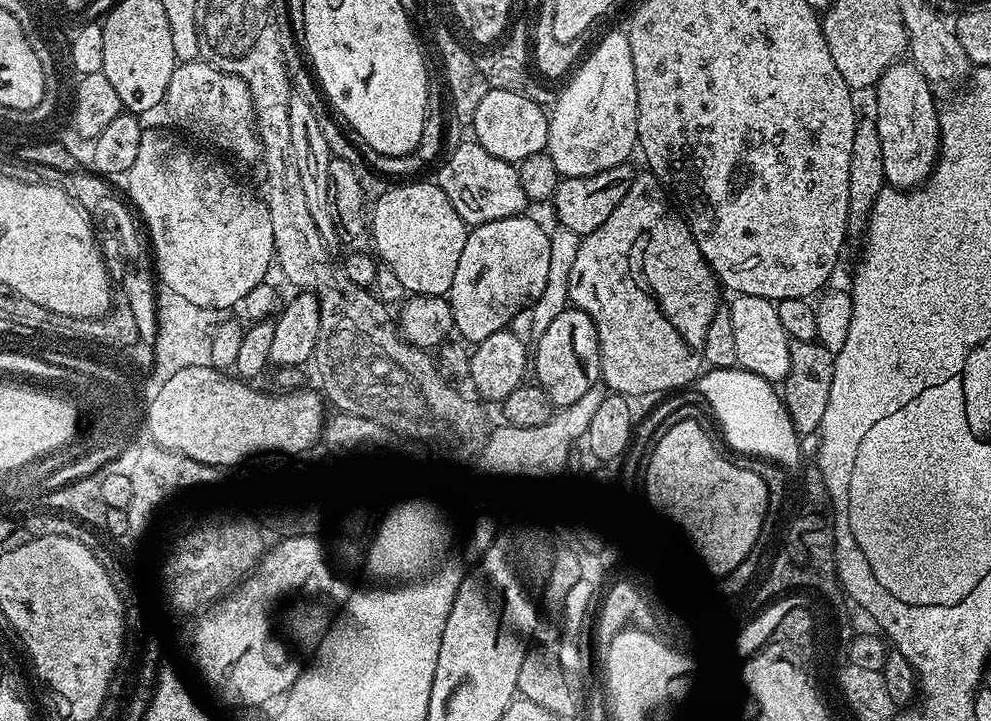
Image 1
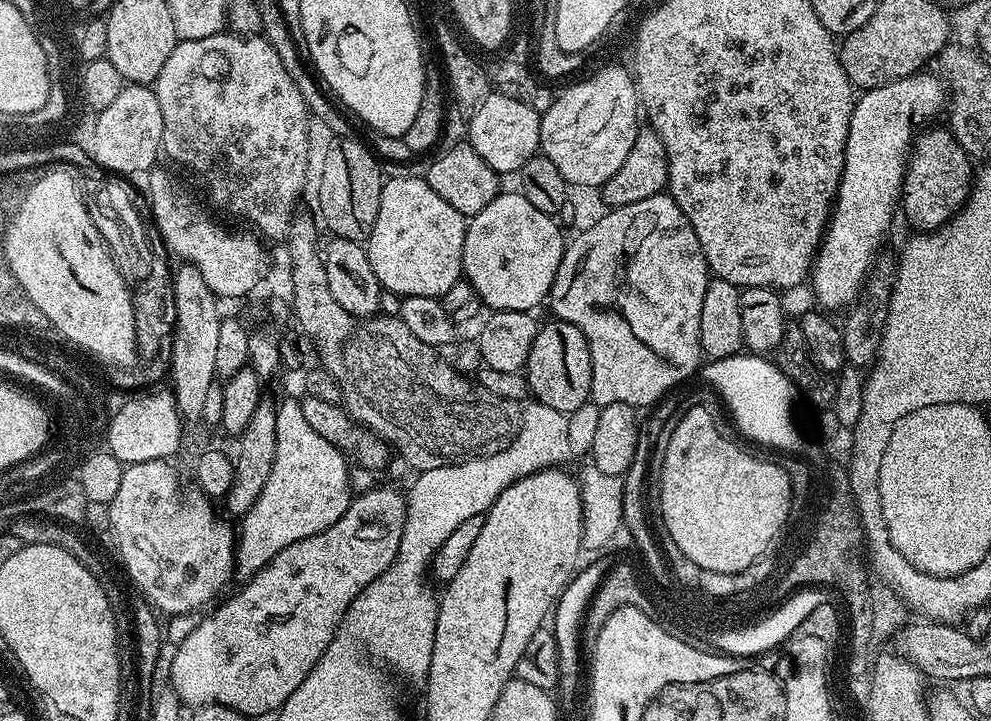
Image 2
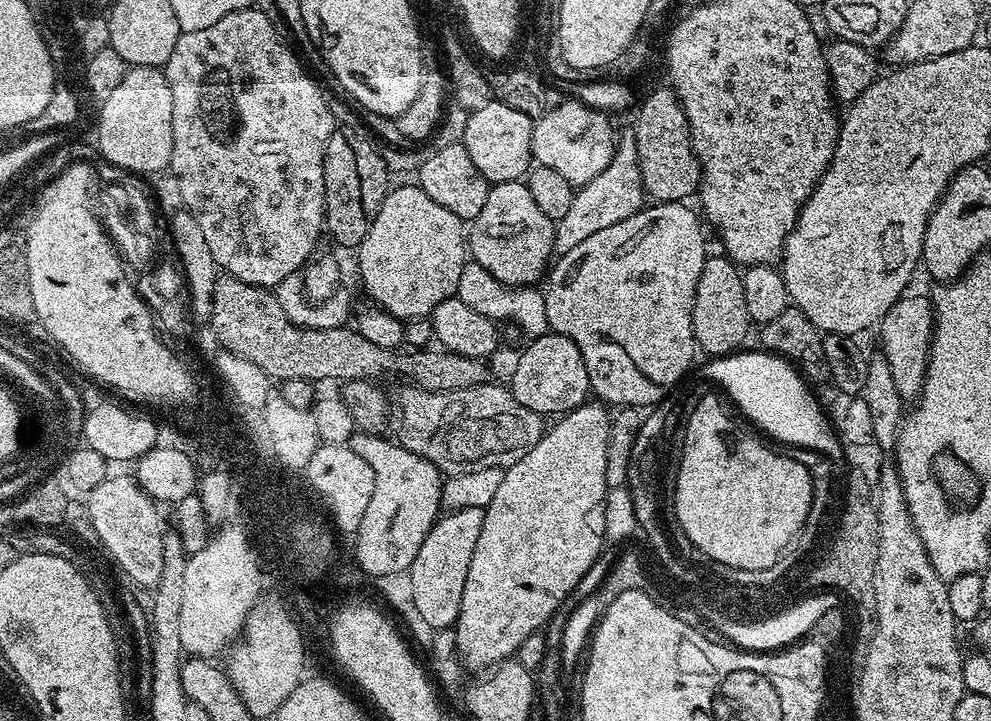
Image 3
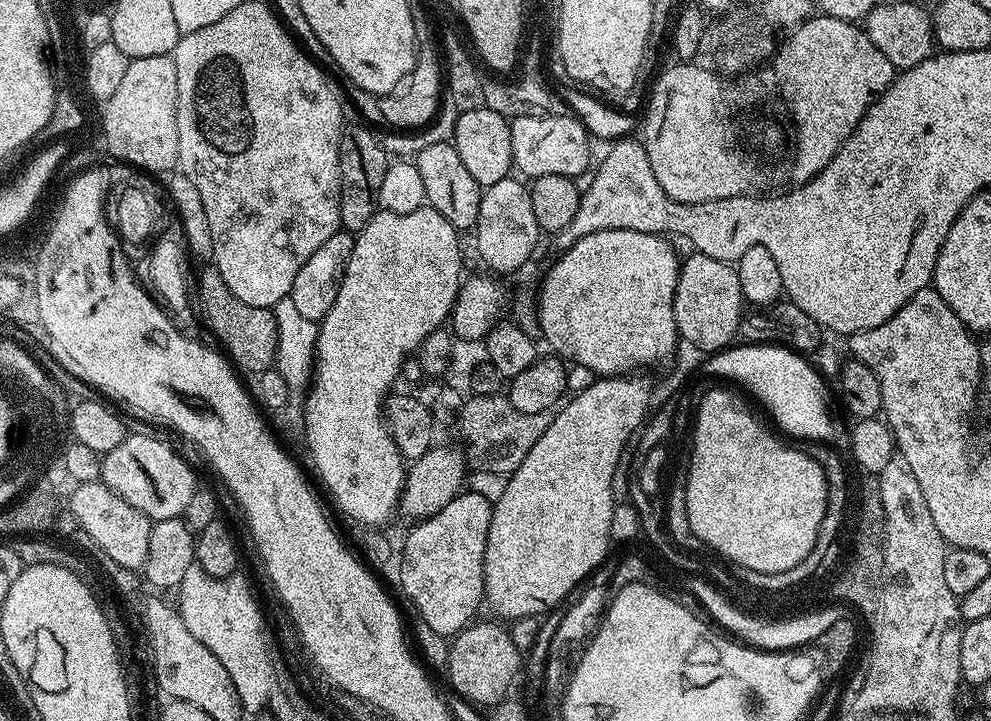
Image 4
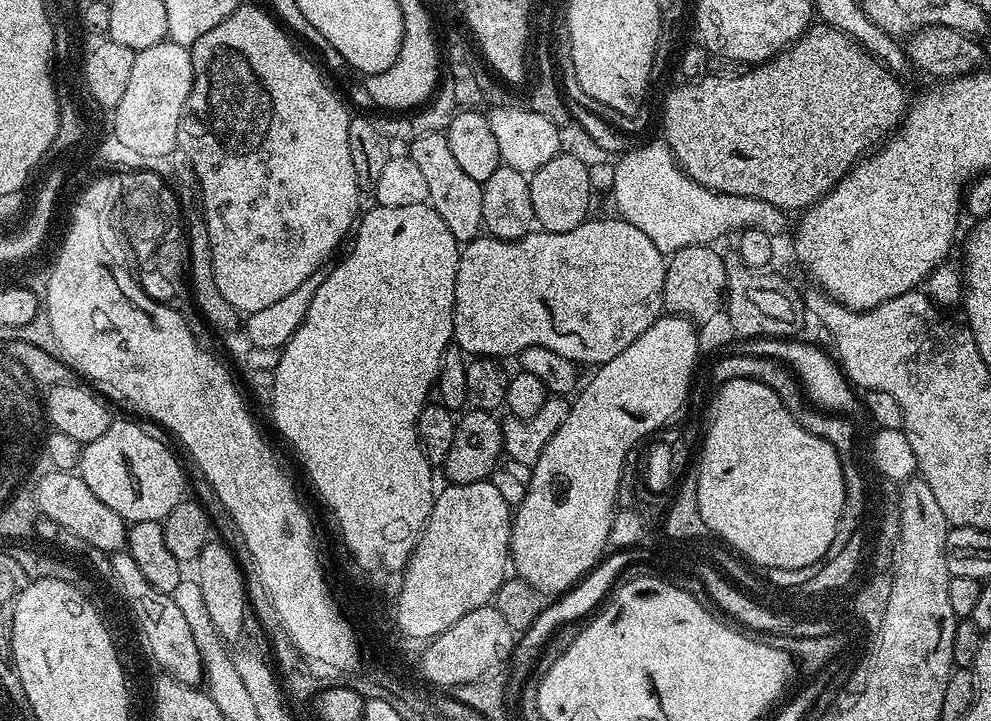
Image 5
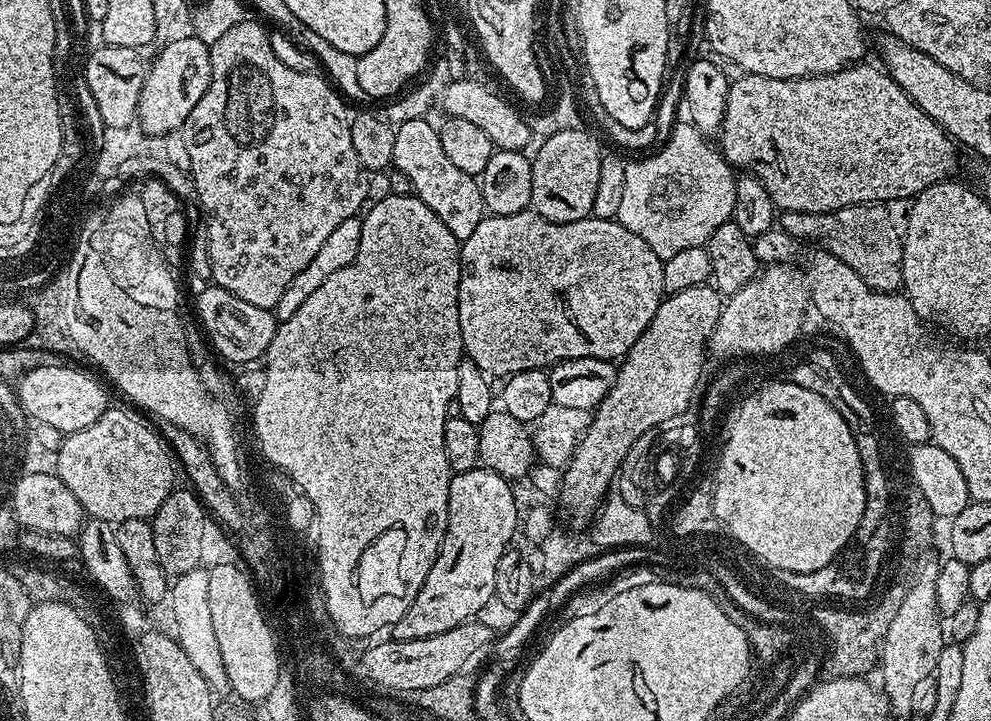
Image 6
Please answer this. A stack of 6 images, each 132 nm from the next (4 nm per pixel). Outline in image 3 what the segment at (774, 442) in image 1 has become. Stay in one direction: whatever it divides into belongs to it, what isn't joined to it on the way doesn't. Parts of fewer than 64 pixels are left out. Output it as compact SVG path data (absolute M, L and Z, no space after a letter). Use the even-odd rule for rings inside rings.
M763 350L746 351L709 359L702 370L703 376L718 384L760 432L768 428L772 434L784 438L791 448L815 452L839 463L843 452L831 419L810 392L804 377L783 357Z

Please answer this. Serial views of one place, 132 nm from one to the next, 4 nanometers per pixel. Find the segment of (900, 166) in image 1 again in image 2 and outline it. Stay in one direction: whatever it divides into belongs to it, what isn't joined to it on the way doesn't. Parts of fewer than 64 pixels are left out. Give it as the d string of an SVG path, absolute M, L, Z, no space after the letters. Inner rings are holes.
M928 126L923 129L924 133L917 135L915 137L911 153L908 157L908 163L904 170L904 185L902 186L902 190L900 191L900 203L899 207L902 209L902 216L904 212L904 216L909 220L910 223L913 224L913 229L916 232L932 232L936 228L940 228L945 224L948 220L952 219L953 216L956 215L957 212L960 211L962 205L968 201L968 195L972 192L972 182L974 179L974 161L968 153L962 150L962 146L958 141L952 137L951 131L947 127L941 126L941 128L932 128L936 126Z

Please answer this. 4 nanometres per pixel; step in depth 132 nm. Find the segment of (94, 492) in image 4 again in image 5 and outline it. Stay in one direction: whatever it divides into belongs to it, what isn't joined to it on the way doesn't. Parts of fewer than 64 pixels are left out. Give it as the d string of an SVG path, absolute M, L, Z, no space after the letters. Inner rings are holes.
M54 471L46 474L37 486L37 506L39 515L46 519L53 519L59 525L64 526L70 534L82 538L90 546L107 554L119 552L125 547L128 539L128 528L126 522L106 502L94 498L94 490L86 486L86 482L75 471Z

